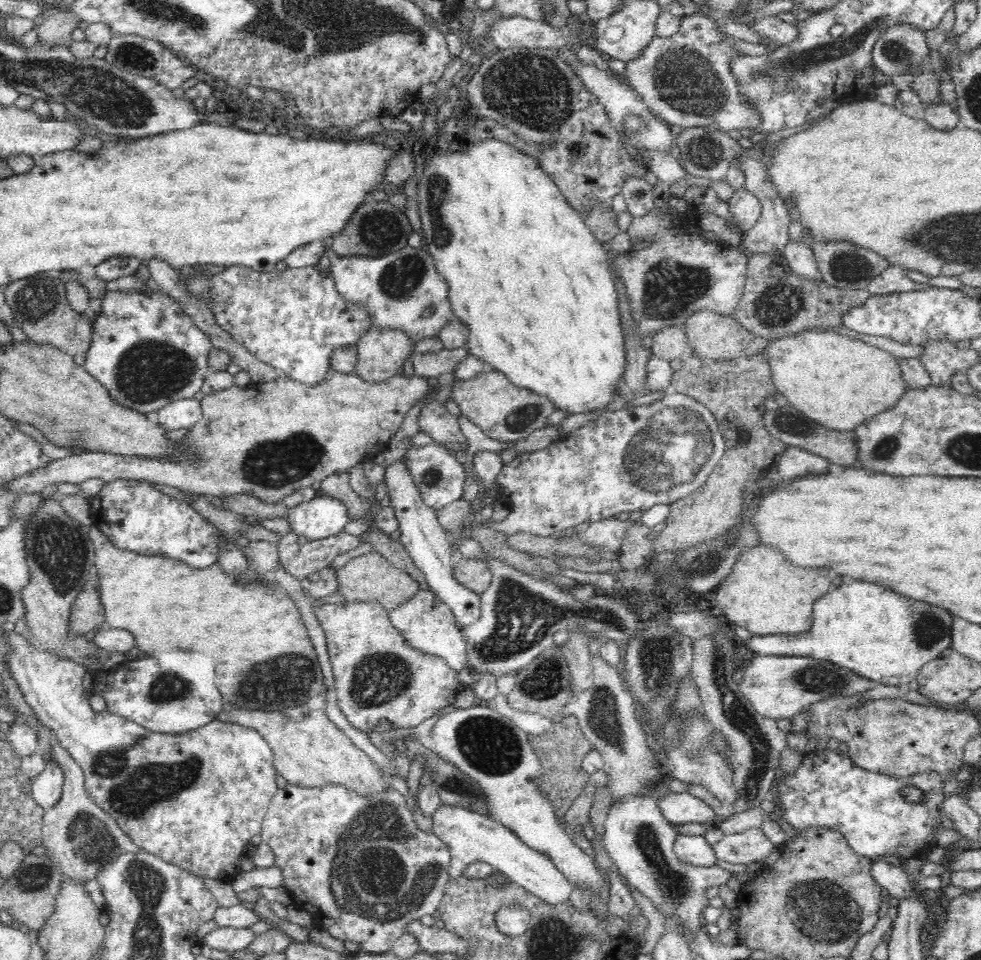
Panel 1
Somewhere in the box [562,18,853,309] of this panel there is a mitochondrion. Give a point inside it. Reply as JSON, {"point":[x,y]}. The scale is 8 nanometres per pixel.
{"point":[683,80]}

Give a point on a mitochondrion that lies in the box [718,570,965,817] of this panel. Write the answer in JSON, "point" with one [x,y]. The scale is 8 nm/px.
{"point":[818,679]}

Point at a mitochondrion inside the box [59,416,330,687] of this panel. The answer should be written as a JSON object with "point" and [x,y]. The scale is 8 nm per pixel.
{"point":[274,464]}

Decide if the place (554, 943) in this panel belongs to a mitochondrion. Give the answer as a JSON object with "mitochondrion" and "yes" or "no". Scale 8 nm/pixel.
{"mitochondrion":"yes"}

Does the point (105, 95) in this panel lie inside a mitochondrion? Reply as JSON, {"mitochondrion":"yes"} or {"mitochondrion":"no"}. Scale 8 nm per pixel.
{"mitochondrion":"yes"}

